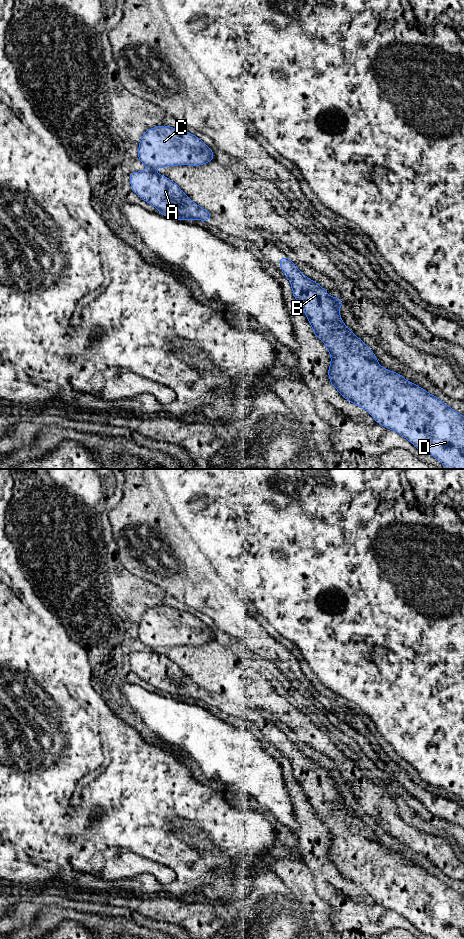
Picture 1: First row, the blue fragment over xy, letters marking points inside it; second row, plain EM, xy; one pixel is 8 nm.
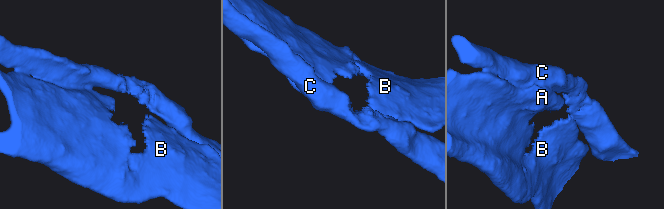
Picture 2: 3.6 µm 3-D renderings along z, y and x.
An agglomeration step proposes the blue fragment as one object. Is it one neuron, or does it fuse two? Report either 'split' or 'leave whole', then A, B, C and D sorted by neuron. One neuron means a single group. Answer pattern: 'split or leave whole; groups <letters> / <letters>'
split; groups A B D / C

